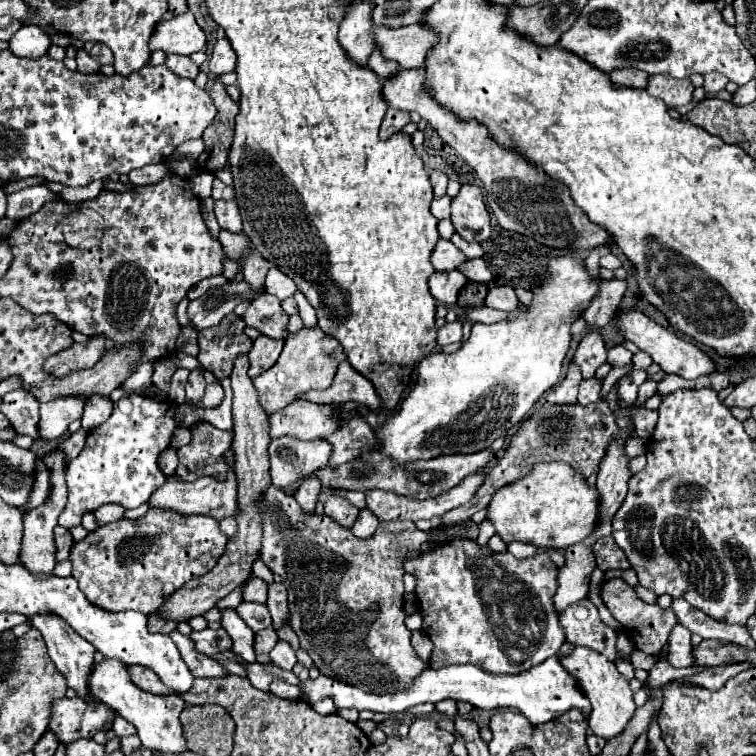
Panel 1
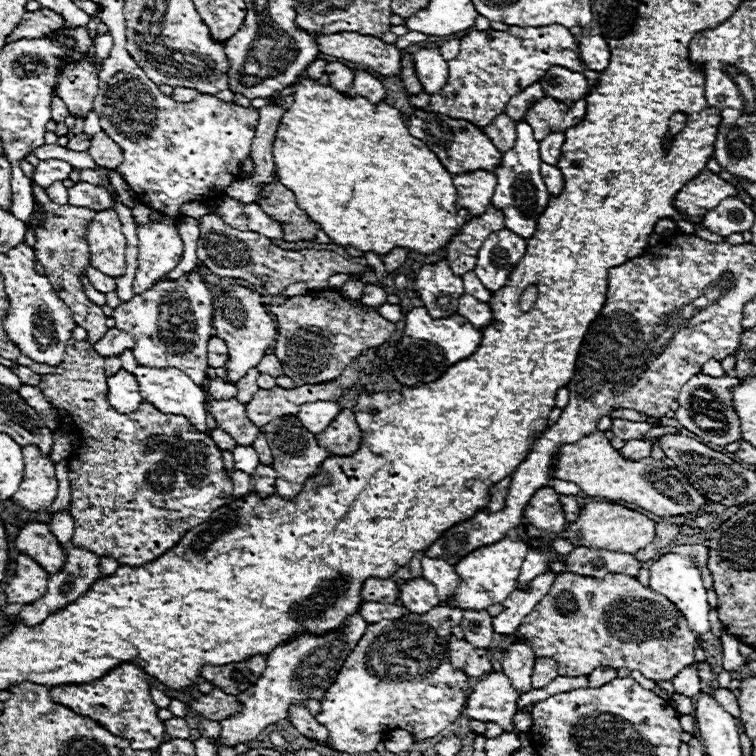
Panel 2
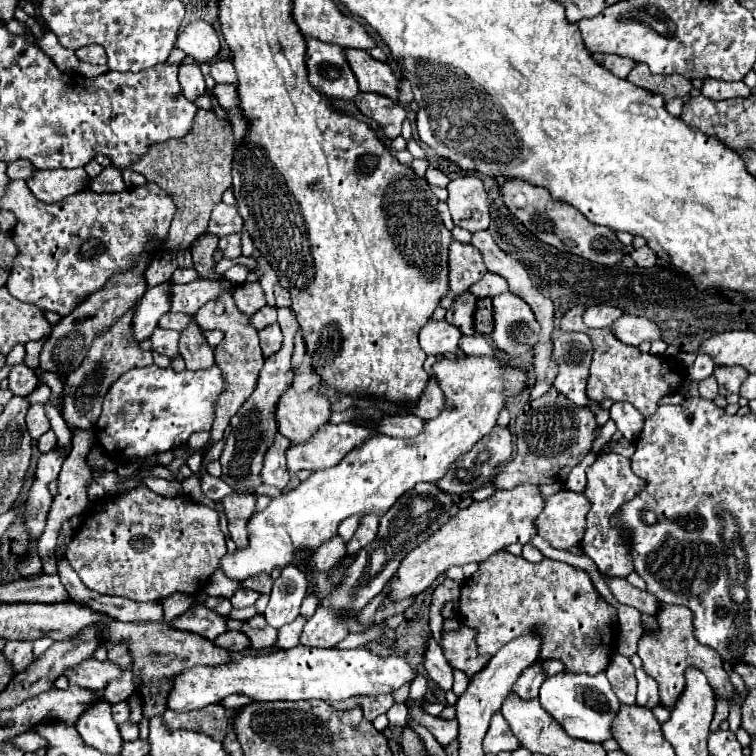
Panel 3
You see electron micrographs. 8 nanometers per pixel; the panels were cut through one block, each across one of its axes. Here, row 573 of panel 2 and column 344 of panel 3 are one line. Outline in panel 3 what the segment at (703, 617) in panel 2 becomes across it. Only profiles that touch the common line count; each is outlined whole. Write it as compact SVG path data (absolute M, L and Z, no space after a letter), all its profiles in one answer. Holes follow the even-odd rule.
M302 644L290 650L278 650L260 656L242 656L220 666L186 668L174 678L174 688L168 696L168 708L190 712L210 704L218 704L230 694L244 694L250 700L346 700L360 694L388 694L402 684L414 680L414 670L400 656L376 656L366 648L306 648Z

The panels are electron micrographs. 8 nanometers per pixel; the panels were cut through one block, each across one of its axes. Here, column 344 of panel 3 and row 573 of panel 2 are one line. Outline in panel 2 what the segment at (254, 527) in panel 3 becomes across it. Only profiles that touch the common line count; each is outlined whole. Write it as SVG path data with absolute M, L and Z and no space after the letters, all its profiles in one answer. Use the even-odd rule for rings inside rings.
M502 538L496 544L476 548L454 566L454 572L462 576L462 584L458 586L458 596L454 596L448 606L462 610L486 610L490 604L502 604L510 592L516 590L516 578L526 554L528 546L510 538Z

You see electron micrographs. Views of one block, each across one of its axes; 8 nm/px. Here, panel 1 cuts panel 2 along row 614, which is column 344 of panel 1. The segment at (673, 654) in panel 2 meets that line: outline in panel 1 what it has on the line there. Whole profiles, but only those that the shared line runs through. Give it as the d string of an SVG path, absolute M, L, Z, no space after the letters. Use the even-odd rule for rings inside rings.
M270 486L258 508L264 516L262 560L282 578L290 602L290 626L300 636L300 646L310 654L316 668L324 676L338 678L350 686L372 694L398 694L402 686L410 686L410 678L422 674L428 664L416 654L410 644L410 630L404 626L404 560L420 554L422 544L428 542L428 532L422 532L414 522L380 522L374 536L368 540L354 538L354 534L334 522L330 516L304 516L294 498L280 488ZM328 600L340 604L340 610L328 610ZM318 634L350 634L346 642L330 642Z

